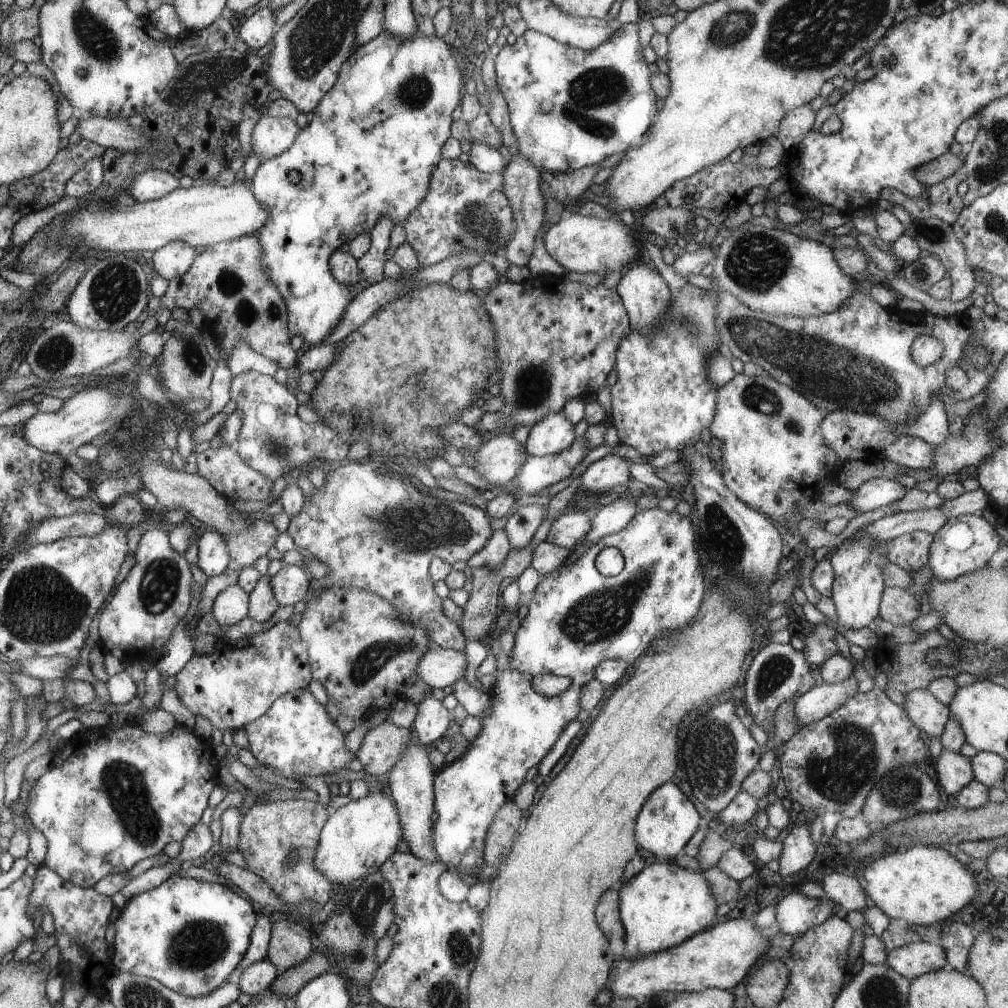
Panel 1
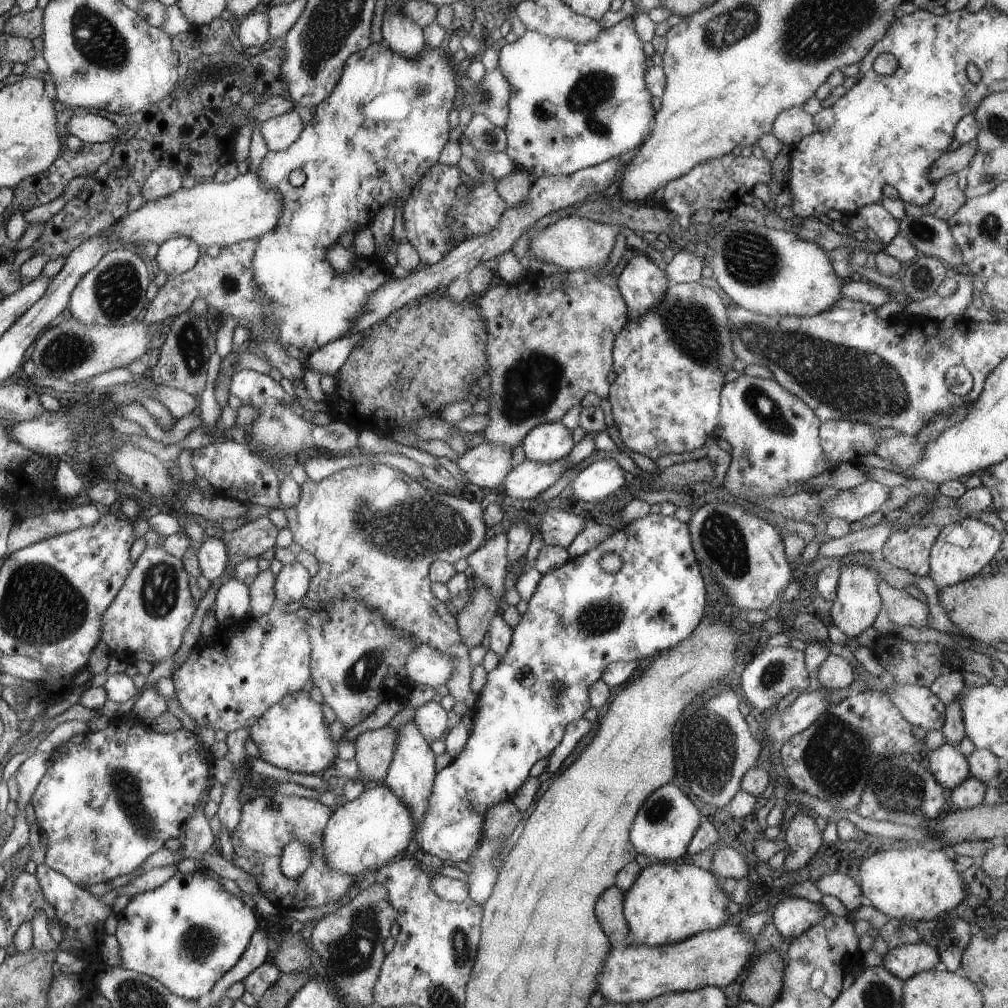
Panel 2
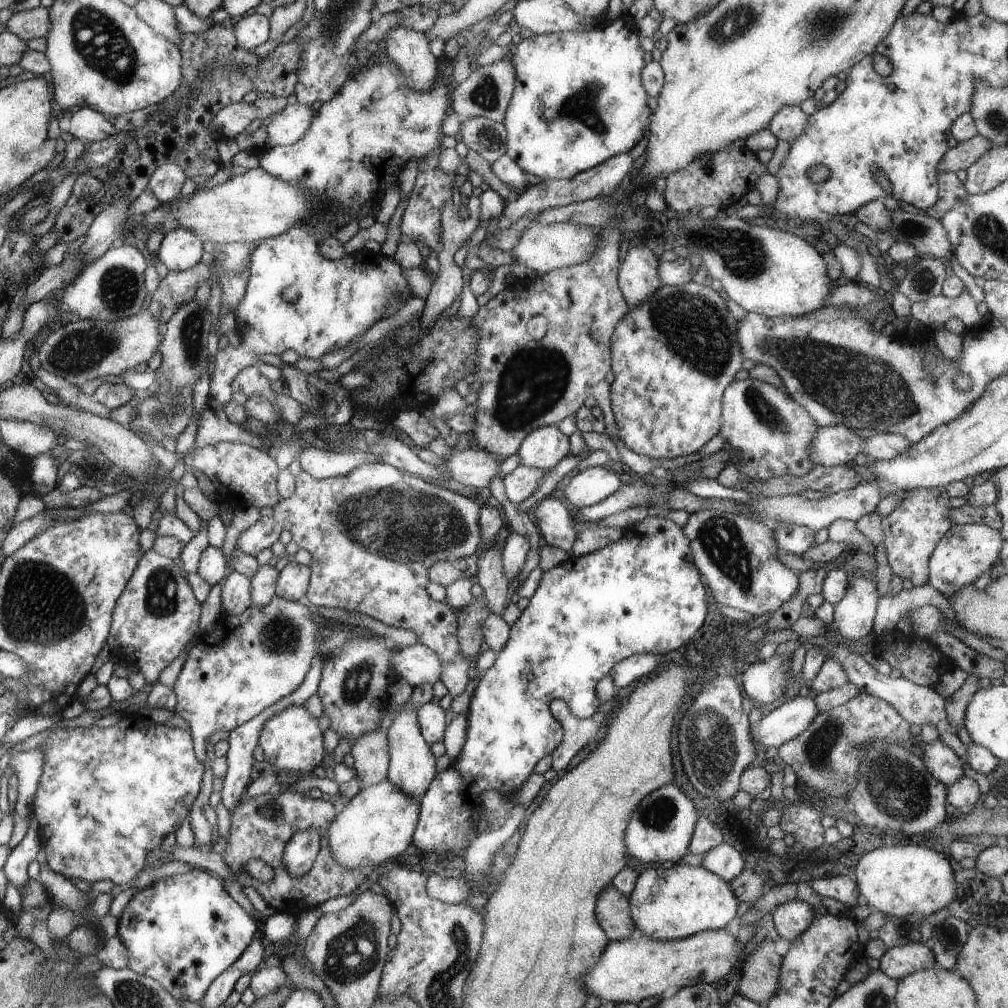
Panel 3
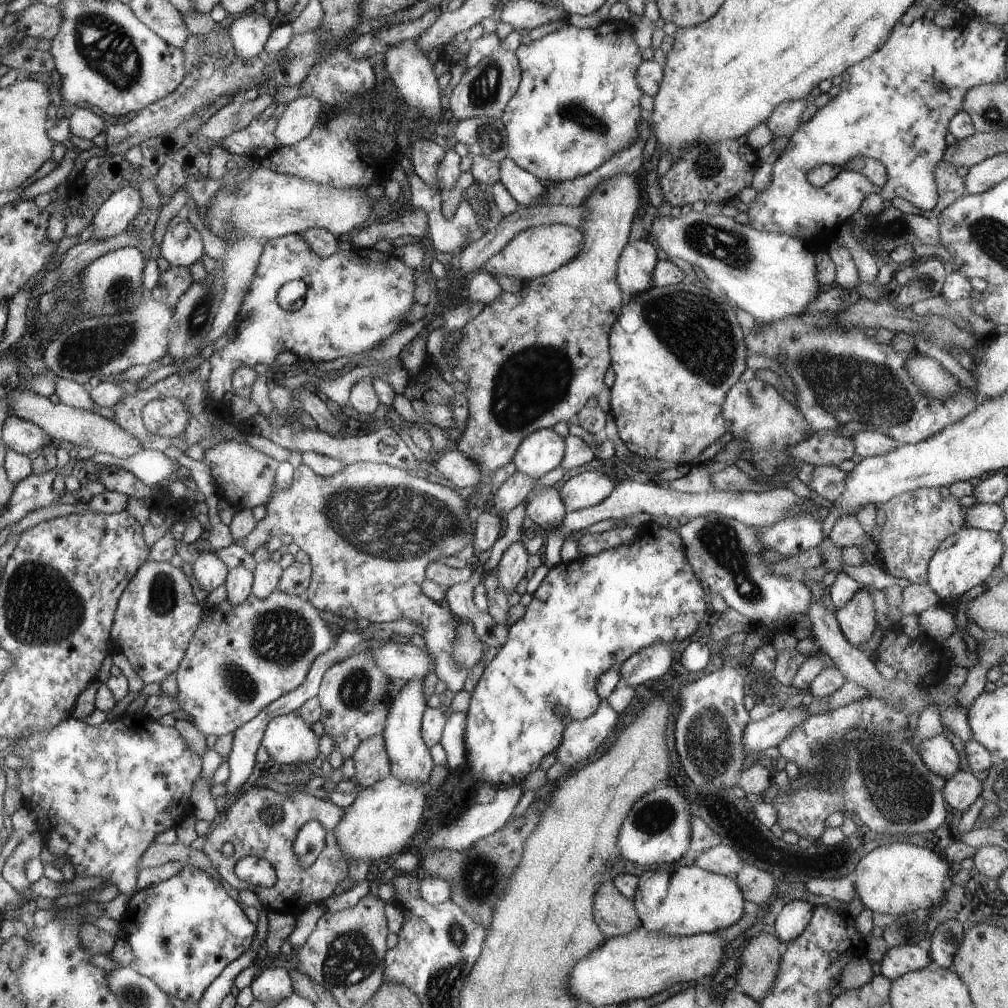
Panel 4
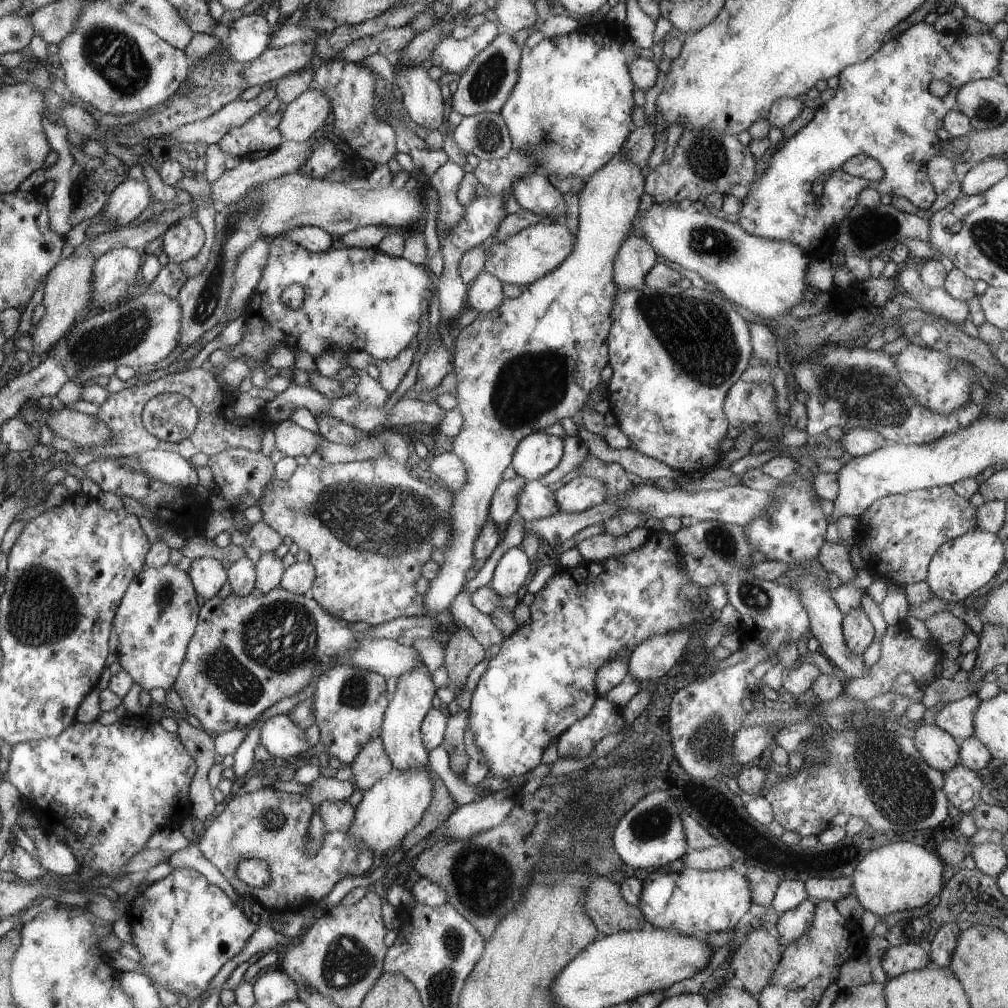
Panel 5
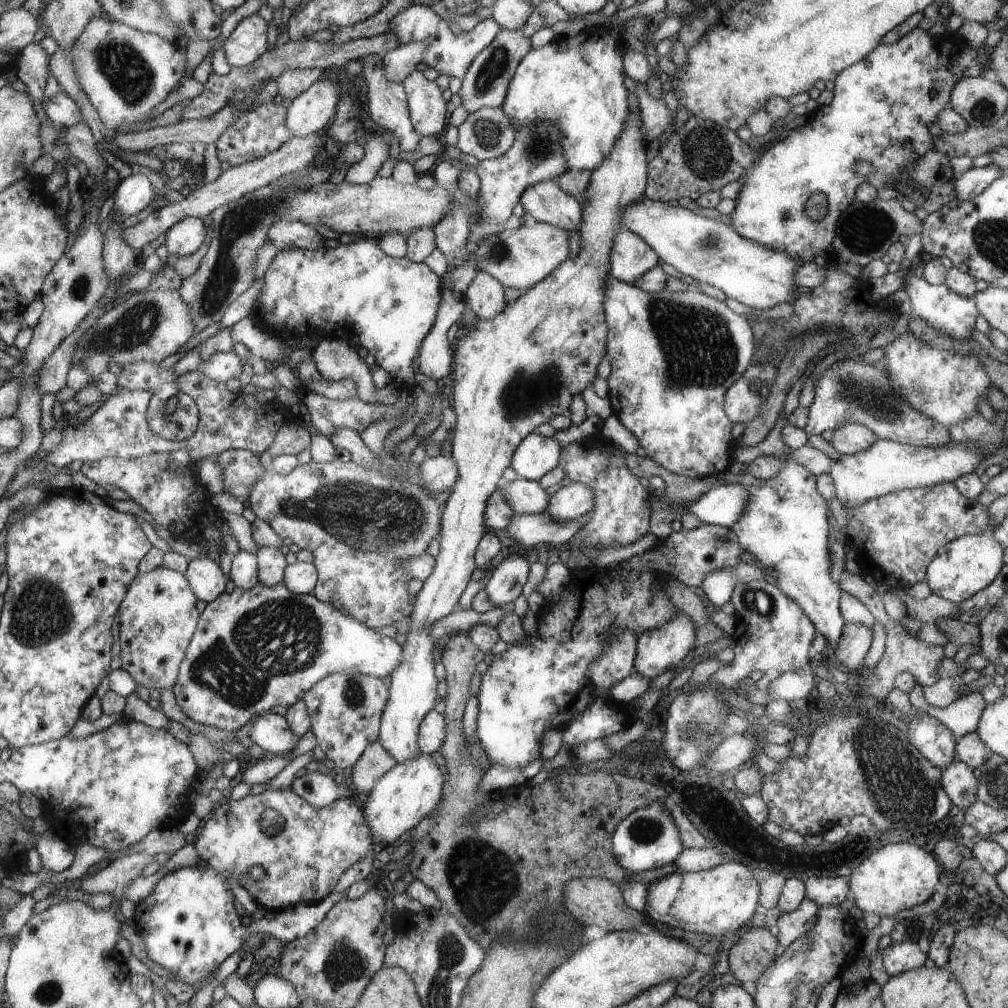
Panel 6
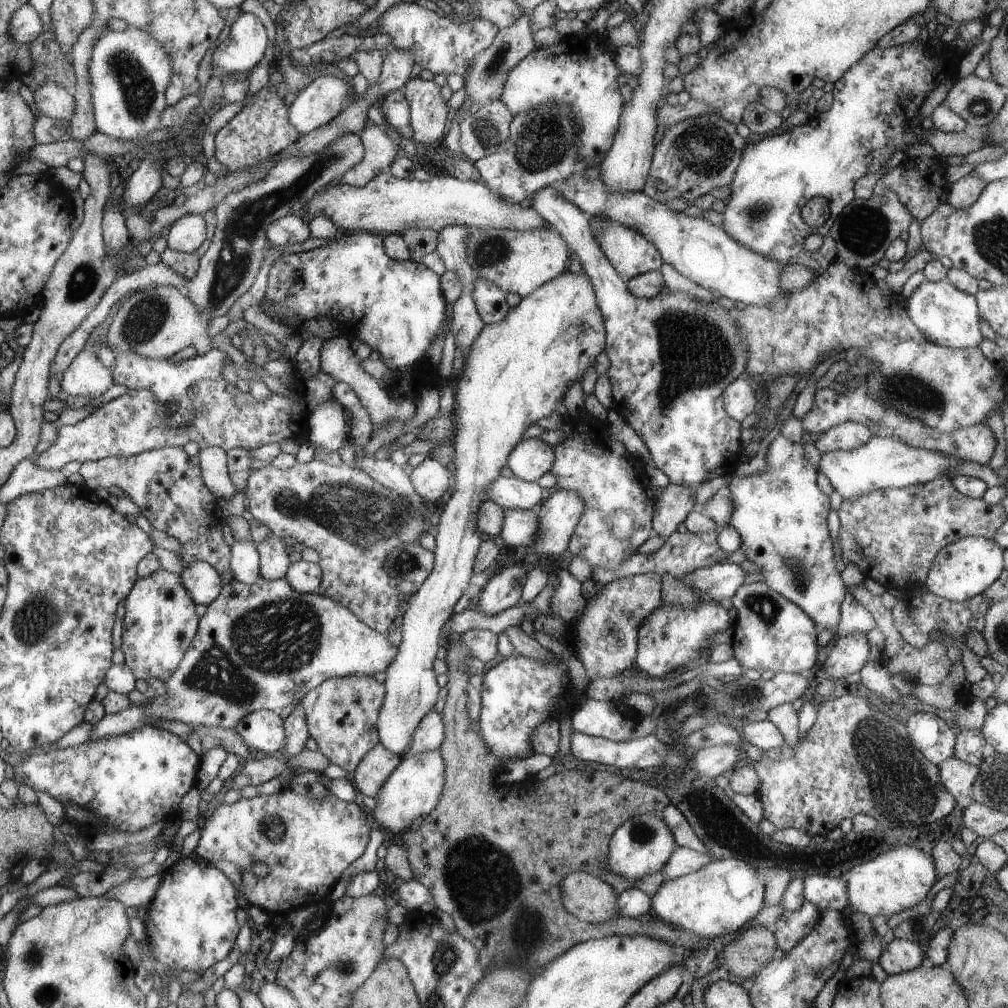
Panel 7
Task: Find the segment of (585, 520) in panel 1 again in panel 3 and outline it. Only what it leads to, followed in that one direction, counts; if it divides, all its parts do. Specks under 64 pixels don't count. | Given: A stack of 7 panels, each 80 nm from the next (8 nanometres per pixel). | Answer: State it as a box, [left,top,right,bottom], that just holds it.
[530,495,577,555]

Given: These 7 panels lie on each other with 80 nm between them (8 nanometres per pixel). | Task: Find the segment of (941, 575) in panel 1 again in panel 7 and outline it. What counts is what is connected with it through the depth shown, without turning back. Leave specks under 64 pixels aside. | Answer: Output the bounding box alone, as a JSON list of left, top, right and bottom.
[925,537,1004,602]

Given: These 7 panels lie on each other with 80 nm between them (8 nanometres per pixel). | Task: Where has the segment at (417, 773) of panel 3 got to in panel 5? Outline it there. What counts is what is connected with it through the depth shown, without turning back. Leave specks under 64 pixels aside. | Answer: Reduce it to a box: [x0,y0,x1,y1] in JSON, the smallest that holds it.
[380,658,436,771]

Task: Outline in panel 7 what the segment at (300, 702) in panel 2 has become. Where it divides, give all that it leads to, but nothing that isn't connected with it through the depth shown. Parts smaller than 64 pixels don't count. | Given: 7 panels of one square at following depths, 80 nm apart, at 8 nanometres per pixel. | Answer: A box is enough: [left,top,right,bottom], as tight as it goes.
[236,709,287,756]

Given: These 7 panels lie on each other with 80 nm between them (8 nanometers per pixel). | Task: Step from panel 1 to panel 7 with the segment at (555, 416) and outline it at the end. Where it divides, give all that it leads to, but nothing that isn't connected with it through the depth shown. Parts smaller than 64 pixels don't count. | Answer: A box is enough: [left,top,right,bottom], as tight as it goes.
[509,437,555,481]

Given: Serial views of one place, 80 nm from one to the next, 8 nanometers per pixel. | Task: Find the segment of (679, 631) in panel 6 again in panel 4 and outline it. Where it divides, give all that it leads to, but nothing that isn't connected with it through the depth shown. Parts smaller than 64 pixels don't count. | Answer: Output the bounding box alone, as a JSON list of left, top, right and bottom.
[619,642,675,688]

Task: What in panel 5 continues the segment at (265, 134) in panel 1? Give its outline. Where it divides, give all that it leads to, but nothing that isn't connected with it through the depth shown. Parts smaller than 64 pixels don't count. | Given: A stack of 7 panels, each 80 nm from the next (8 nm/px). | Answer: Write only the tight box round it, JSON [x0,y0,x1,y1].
[280,89,329,143]

